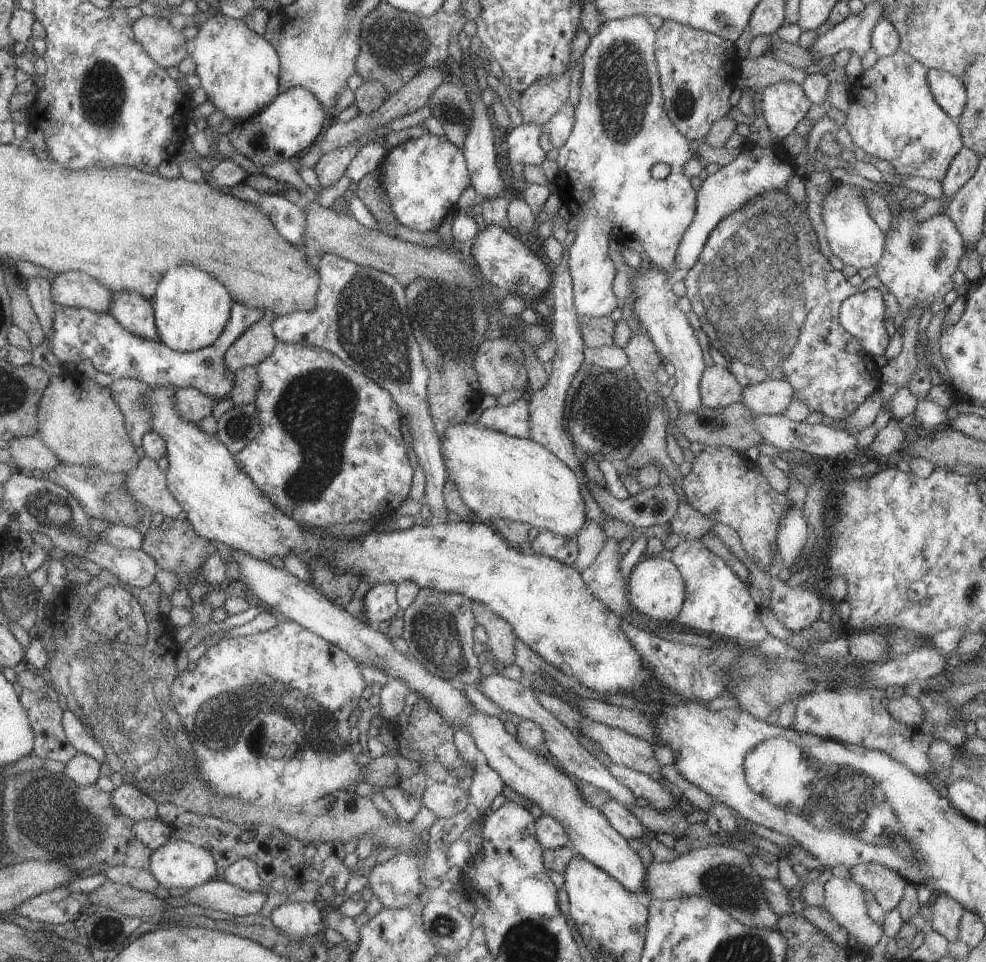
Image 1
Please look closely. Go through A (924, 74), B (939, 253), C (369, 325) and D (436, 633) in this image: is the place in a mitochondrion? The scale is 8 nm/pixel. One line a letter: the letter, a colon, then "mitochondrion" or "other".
A: other
B: mitochondrion
C: mitochondrion
D: mitochondrion

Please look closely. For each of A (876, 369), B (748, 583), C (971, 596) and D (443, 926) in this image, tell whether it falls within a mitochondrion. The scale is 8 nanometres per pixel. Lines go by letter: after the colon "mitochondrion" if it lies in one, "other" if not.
A: other
B: other
C: mitochondrion
D: mitochondrion

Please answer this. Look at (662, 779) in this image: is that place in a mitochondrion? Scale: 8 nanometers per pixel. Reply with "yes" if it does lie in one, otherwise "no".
no

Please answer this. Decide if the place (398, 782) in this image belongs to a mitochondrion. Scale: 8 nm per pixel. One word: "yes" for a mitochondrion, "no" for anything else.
no

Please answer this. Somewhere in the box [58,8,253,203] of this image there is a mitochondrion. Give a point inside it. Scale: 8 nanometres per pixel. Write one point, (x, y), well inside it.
(103, 93)

